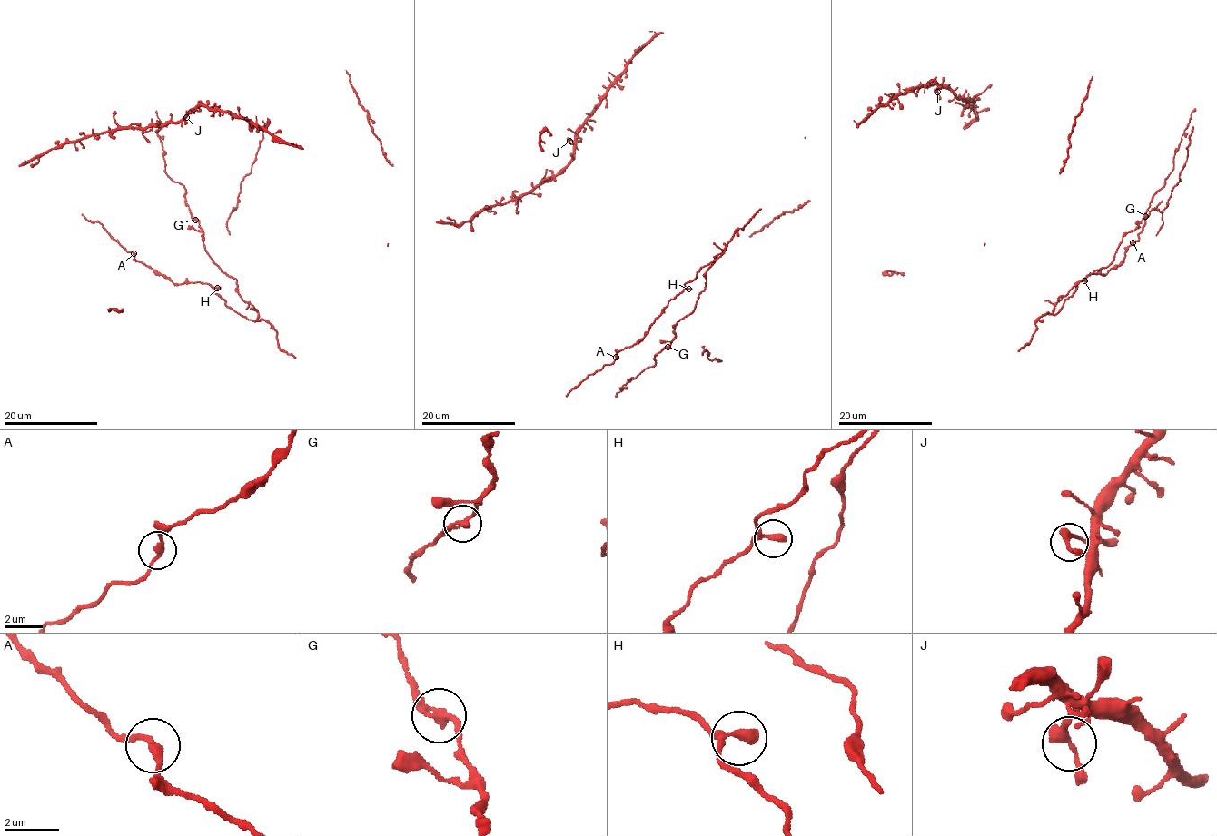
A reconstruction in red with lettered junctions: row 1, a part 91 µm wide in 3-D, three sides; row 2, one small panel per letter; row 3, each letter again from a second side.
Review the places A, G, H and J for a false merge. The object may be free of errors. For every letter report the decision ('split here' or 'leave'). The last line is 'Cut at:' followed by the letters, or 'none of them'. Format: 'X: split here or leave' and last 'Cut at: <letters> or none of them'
A: leave
G: leave
H: leave
J: leave
Cut at: none of them

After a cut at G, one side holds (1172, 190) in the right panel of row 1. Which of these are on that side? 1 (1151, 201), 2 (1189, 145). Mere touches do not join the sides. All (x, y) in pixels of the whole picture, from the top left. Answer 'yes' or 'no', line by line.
1: no
2: yes

